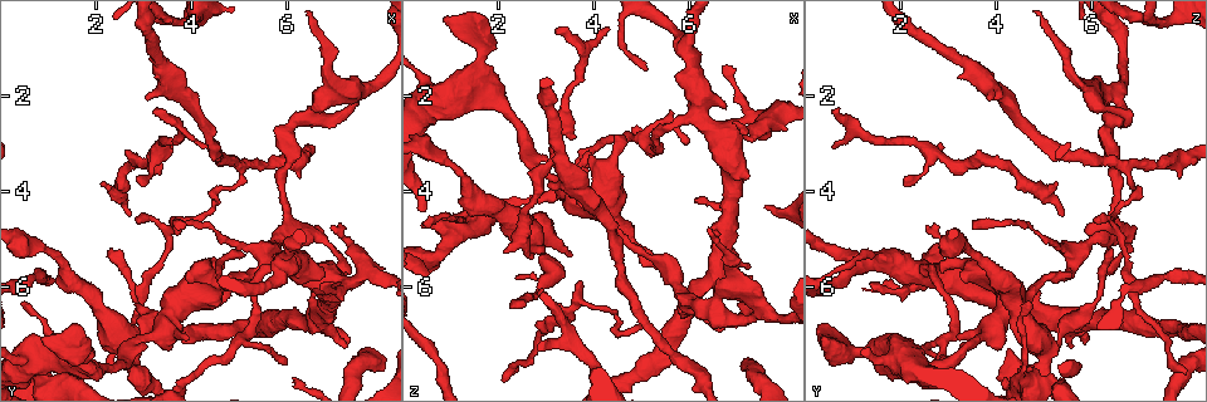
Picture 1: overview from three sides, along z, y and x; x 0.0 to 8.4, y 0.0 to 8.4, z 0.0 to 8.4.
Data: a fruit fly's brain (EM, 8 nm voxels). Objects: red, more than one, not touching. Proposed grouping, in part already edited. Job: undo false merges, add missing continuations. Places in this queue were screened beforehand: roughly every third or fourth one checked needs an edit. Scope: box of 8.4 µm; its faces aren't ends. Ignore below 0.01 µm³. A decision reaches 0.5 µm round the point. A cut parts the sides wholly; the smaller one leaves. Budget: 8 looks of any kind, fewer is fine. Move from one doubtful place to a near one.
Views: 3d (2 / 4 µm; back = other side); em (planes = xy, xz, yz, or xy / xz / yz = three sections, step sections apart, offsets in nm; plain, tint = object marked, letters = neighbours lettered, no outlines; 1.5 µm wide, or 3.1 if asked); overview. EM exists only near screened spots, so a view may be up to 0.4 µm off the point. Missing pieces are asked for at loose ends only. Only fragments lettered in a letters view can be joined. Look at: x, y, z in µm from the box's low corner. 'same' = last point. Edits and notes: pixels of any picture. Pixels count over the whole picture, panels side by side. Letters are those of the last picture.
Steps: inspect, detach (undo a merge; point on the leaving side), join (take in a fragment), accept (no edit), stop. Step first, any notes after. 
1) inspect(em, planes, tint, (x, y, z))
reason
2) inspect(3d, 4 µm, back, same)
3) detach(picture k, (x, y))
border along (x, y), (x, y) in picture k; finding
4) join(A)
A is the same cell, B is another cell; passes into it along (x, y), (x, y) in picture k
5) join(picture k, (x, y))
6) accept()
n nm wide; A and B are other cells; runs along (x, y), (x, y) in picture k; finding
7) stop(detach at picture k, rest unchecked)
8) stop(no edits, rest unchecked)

inspect(em, planes, tint, (3.20, 2.35, 0.70))
an open end

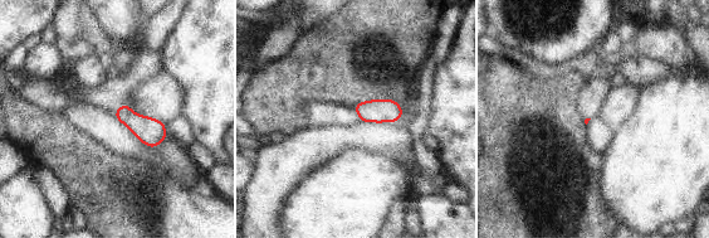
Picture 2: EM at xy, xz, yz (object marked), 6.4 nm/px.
inspect(em, planes, letters, same)
what lies round it

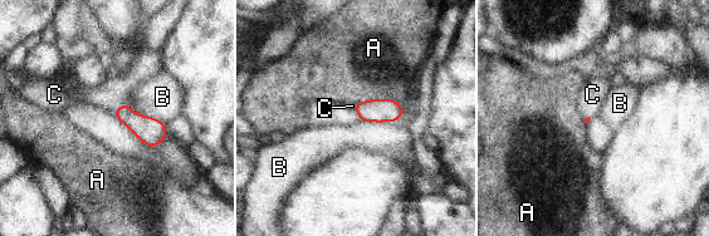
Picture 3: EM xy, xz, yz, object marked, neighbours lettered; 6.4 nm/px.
join(C)
C is the same cell, A and B are other cells; it goes on there

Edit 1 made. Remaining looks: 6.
inspect(overview)
redraw

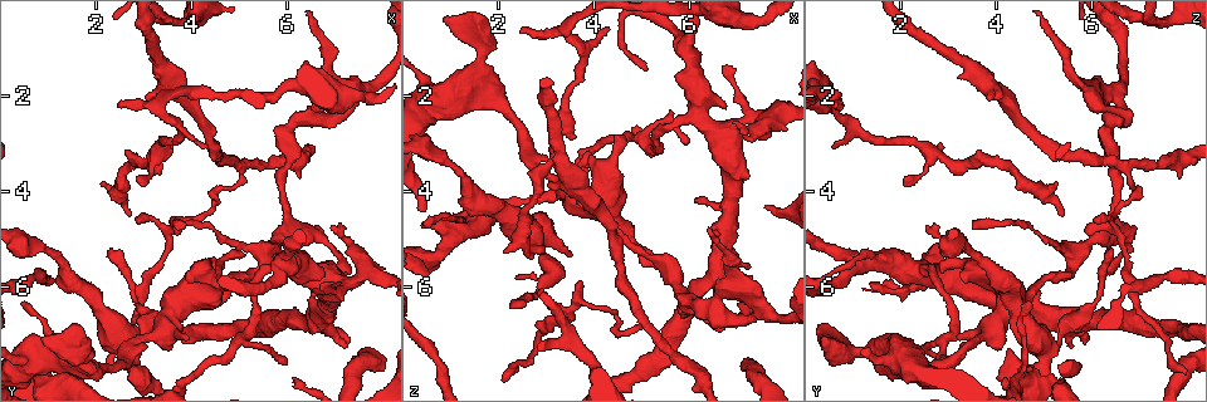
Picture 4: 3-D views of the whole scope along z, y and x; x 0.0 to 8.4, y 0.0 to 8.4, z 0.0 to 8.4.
inspect(3d, 2 µm, (4.55, 5.65, 2.90))
an open end

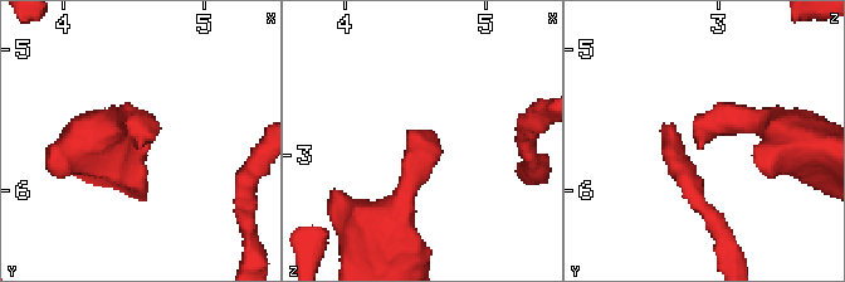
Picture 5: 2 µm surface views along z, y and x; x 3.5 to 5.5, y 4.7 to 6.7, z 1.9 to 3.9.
inspect(em, xy, step 4, letters, (4.54, 5.68, 2.84))
need the tissue

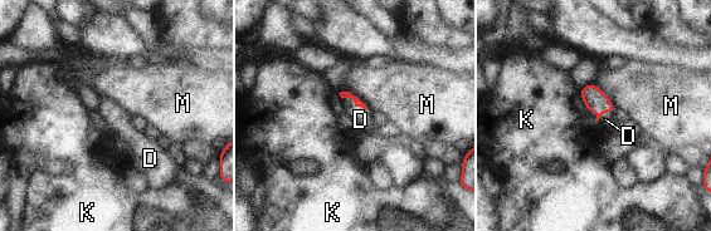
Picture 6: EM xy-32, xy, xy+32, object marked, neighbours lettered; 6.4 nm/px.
join(D)
M touches over 240 nm; D is the same cell, K and M are other cells; passes into it along (595, 101), (600, 114), (605, 119) in picture 6; the neuron continues

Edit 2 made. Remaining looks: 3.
inspect(overview)

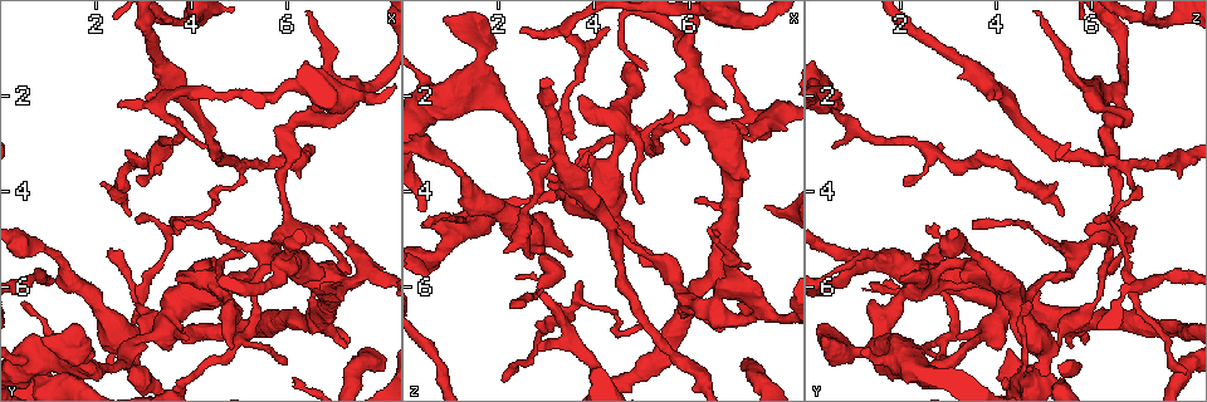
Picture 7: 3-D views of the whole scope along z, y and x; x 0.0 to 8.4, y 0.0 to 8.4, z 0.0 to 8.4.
inspect(em, planes, letters, (6.70, 5.80, 2.25))
free end

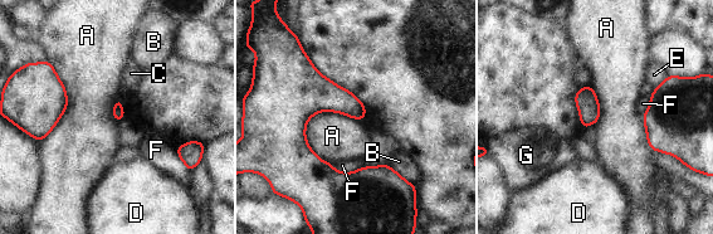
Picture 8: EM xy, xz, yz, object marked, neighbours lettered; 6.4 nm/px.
accept()
A, B, C, D, E, F and G are other cells; runs along (283, 108), (328, 178), (396, 176) in picture 8; none of them fits

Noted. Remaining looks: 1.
stop(join at picture 3, join at picture 6, rest unchecked)

